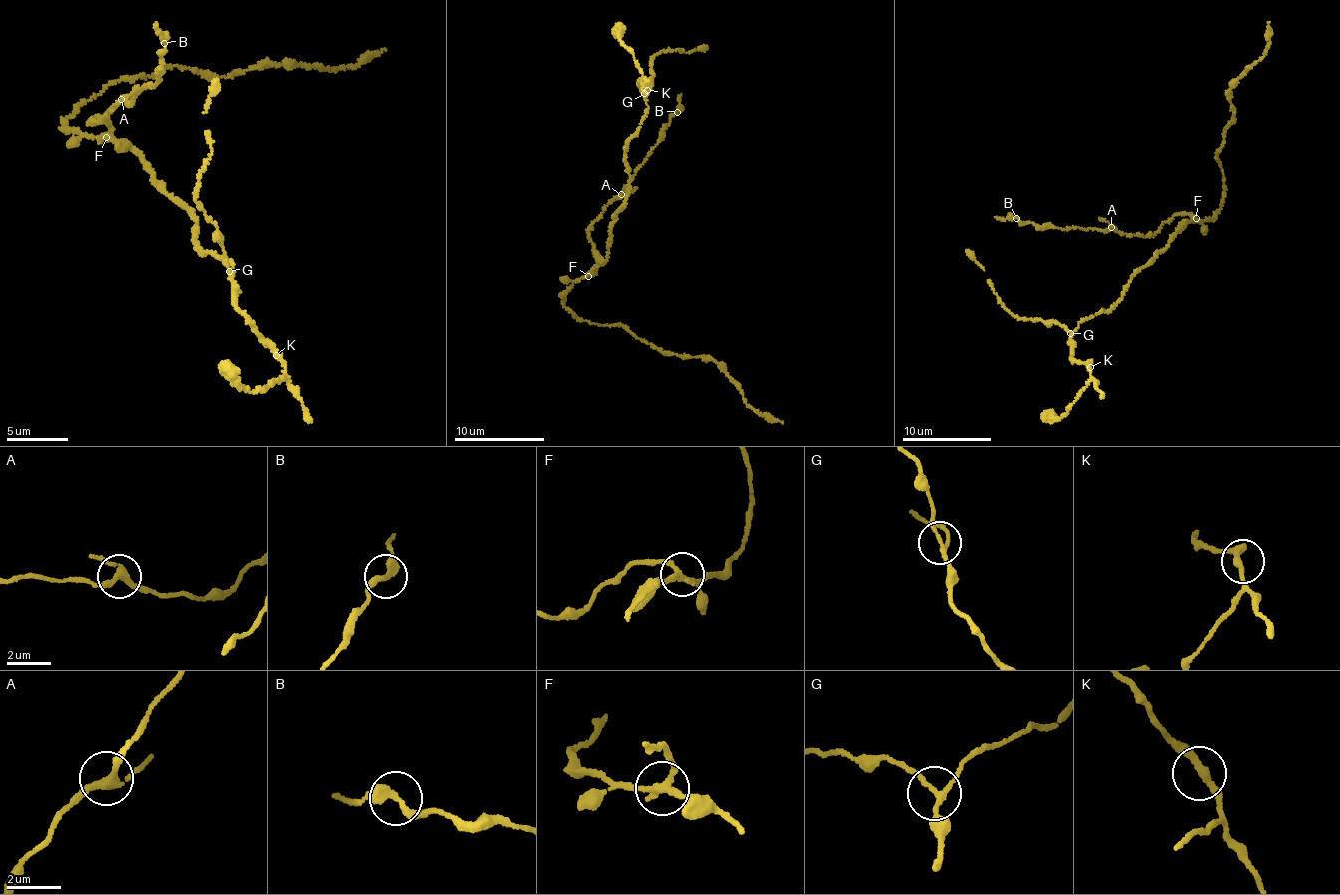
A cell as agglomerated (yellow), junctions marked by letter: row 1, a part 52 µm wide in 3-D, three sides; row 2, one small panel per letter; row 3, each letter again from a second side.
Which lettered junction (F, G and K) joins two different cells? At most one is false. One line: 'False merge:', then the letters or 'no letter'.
False merge: F

